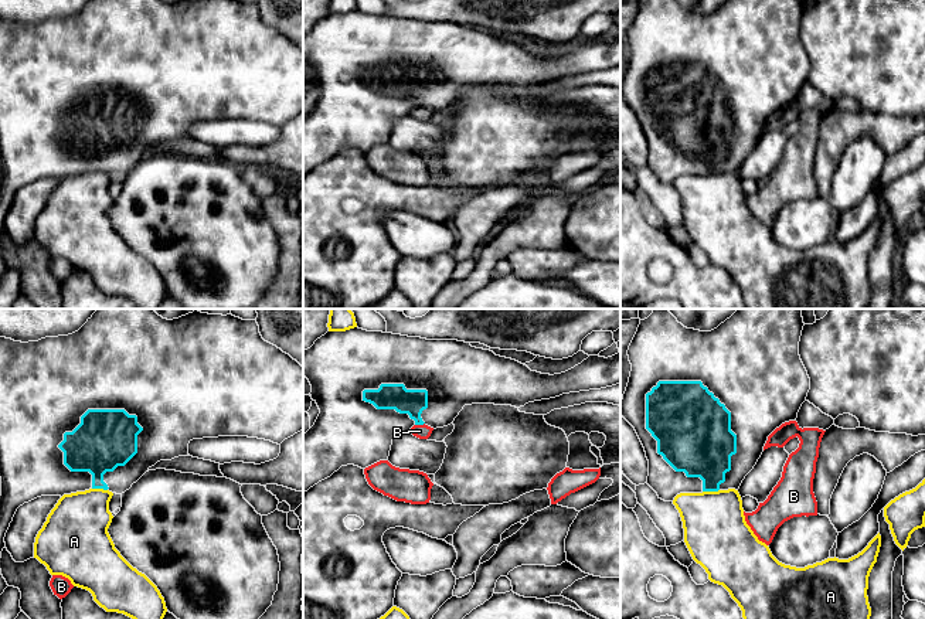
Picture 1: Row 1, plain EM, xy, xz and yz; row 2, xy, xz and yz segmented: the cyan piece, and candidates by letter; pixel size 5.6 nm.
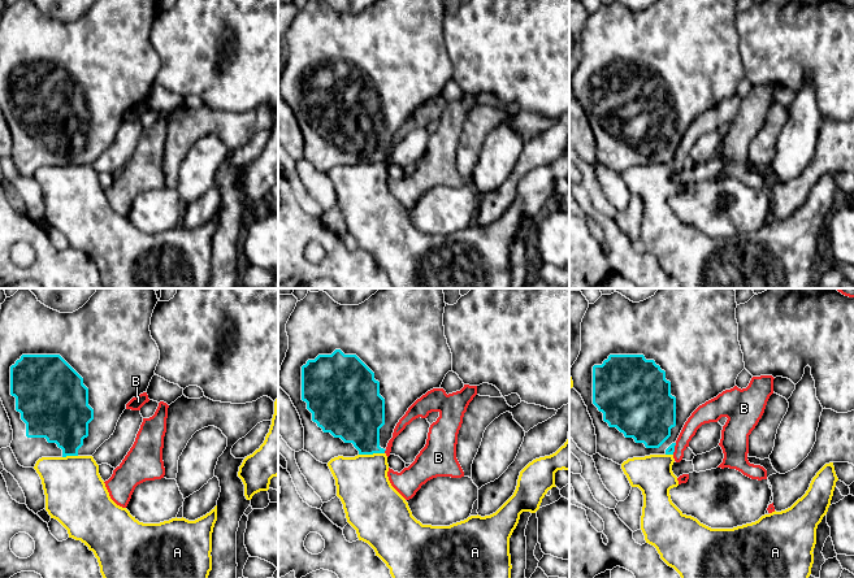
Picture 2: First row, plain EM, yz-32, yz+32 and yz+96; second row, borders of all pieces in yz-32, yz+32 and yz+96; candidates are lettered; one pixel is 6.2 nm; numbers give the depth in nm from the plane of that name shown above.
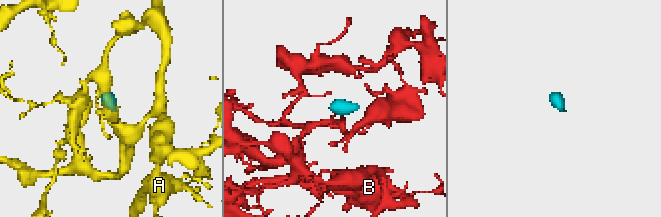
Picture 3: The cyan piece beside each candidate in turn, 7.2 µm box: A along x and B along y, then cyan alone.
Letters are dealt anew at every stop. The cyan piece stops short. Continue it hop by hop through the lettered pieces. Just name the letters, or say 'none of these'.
none of these

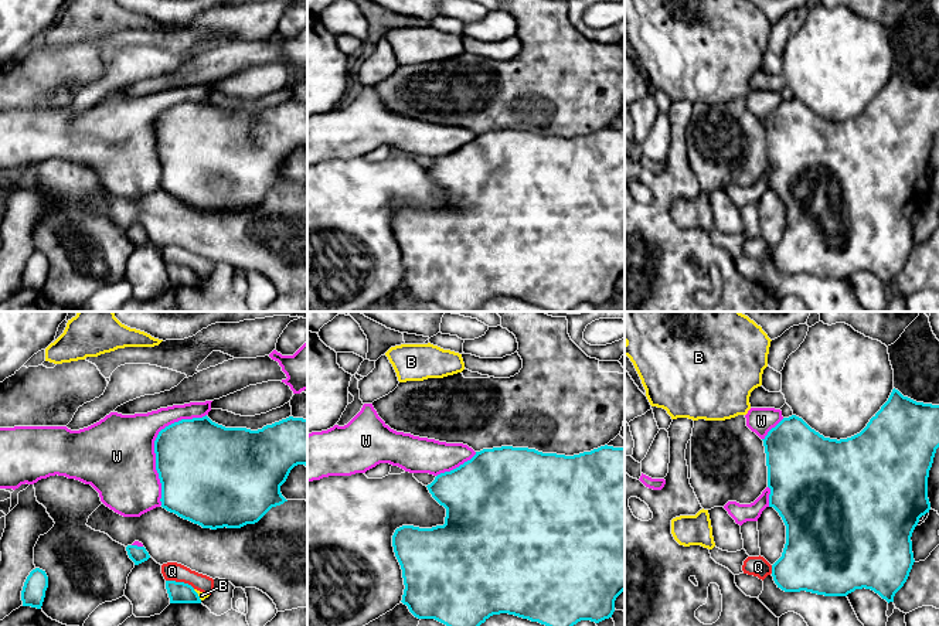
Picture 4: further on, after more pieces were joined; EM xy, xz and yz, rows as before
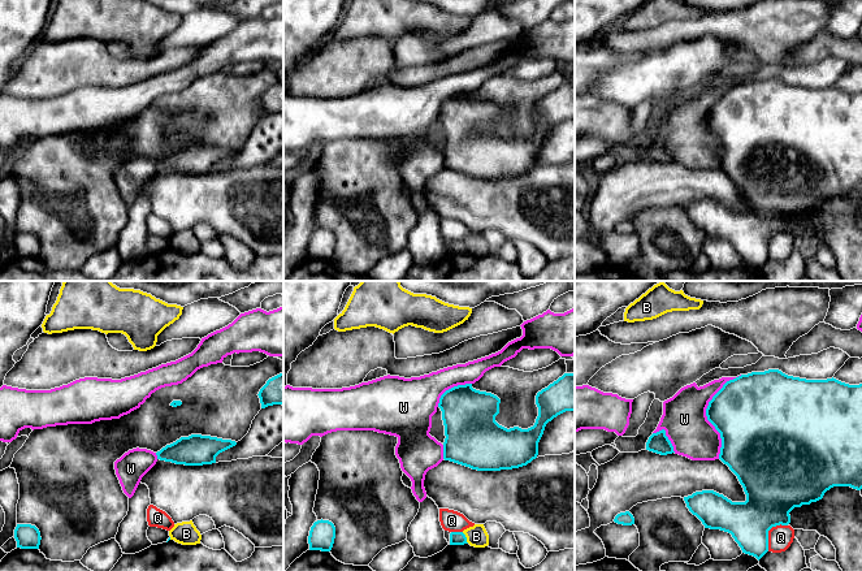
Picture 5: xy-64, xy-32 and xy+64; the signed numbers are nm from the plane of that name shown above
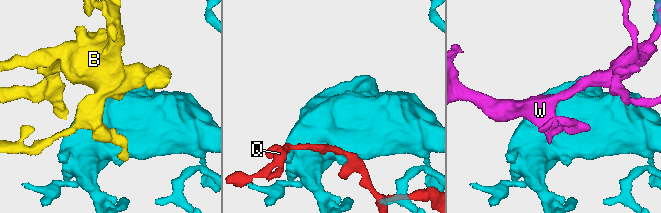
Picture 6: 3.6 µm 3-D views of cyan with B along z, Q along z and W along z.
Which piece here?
W

